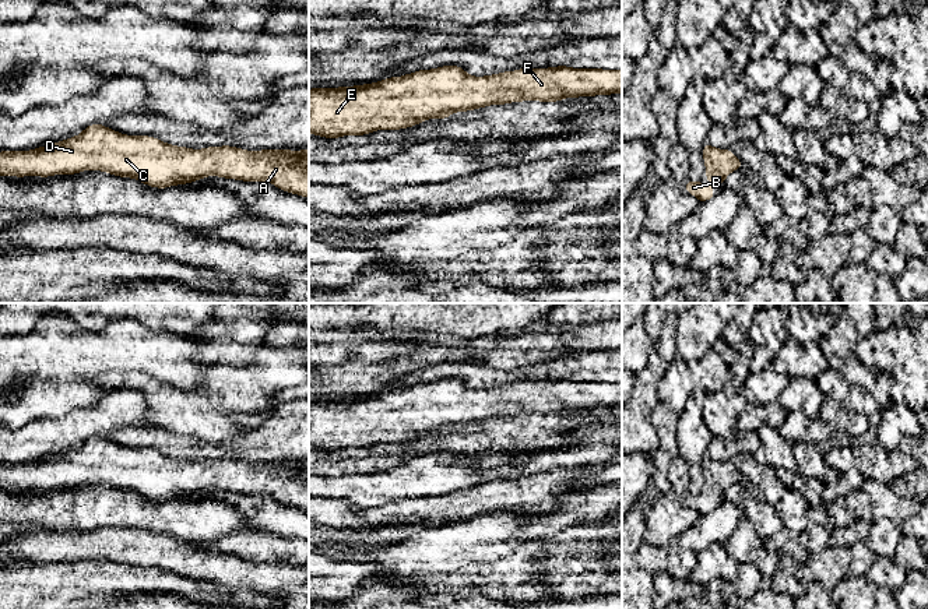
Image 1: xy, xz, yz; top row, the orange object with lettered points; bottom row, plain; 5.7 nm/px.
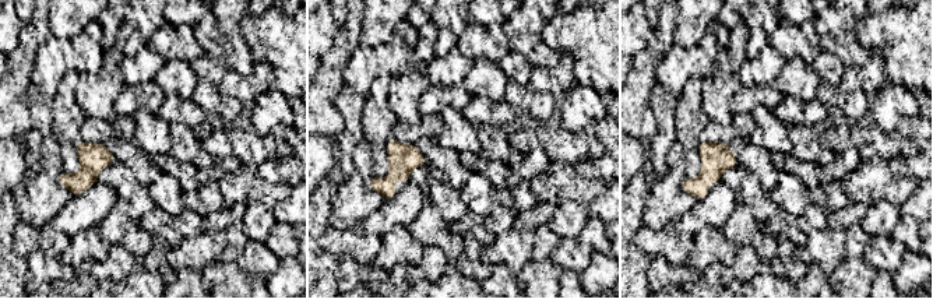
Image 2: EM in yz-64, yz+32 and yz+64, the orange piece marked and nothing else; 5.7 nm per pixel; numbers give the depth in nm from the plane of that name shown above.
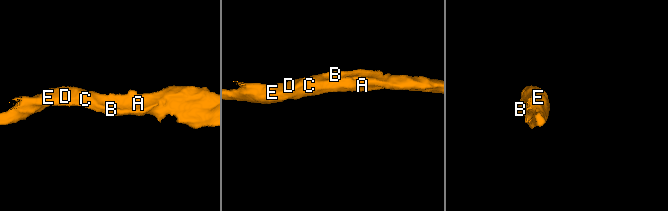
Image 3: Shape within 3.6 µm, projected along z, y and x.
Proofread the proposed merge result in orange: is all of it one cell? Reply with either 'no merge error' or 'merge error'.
no merge error

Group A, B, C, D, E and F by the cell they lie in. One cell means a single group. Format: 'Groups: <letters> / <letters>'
Groups: A B C D E F

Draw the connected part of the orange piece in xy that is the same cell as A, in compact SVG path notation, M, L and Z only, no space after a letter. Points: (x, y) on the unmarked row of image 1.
M103 437L87 439L80 448L29 464L0 464L0 489L77 487L82 483L101 483L119 490L131 490L155 501L187 497L207 489L242 494L268 494L282 504L309 511L309 461L247 464L238 460L207 460L191 462L166 457L151 448L127 448Z

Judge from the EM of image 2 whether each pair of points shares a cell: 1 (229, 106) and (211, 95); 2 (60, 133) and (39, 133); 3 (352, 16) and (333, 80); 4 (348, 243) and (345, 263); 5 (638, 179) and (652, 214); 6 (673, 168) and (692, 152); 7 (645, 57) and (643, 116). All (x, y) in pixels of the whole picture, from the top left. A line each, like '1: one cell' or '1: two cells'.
1: one cell
2: two cells
3: one cell
4: two cells
5: two cells
6: two cells
7: one cell

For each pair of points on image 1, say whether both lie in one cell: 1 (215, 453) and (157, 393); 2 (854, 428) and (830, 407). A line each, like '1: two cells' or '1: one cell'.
1: two cells
2: one cell

